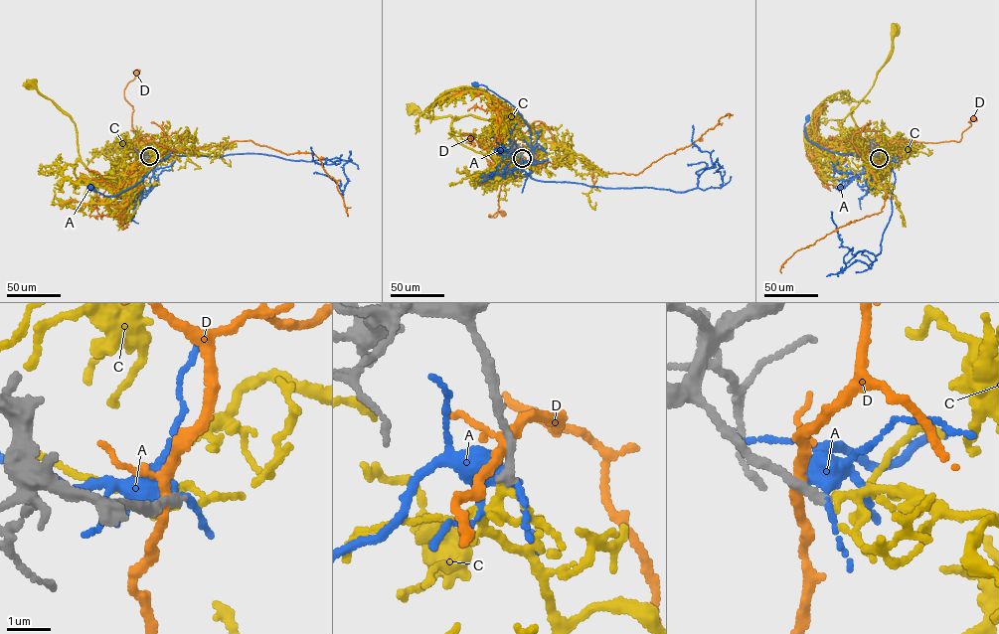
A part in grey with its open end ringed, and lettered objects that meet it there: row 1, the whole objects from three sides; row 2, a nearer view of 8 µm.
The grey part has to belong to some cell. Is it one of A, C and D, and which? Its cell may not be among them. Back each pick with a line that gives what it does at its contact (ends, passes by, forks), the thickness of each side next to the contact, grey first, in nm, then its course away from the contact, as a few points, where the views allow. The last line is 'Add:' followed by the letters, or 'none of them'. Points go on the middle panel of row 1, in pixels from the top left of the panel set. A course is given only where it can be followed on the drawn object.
C: It forks there. Thickness 240 nm (grey) against 130 nm. Its course: (523, 158), (522, 163), (520, 152), (527, 141), (514, 125), (471, 115), (456, 119), (414, 111)
Add: C

